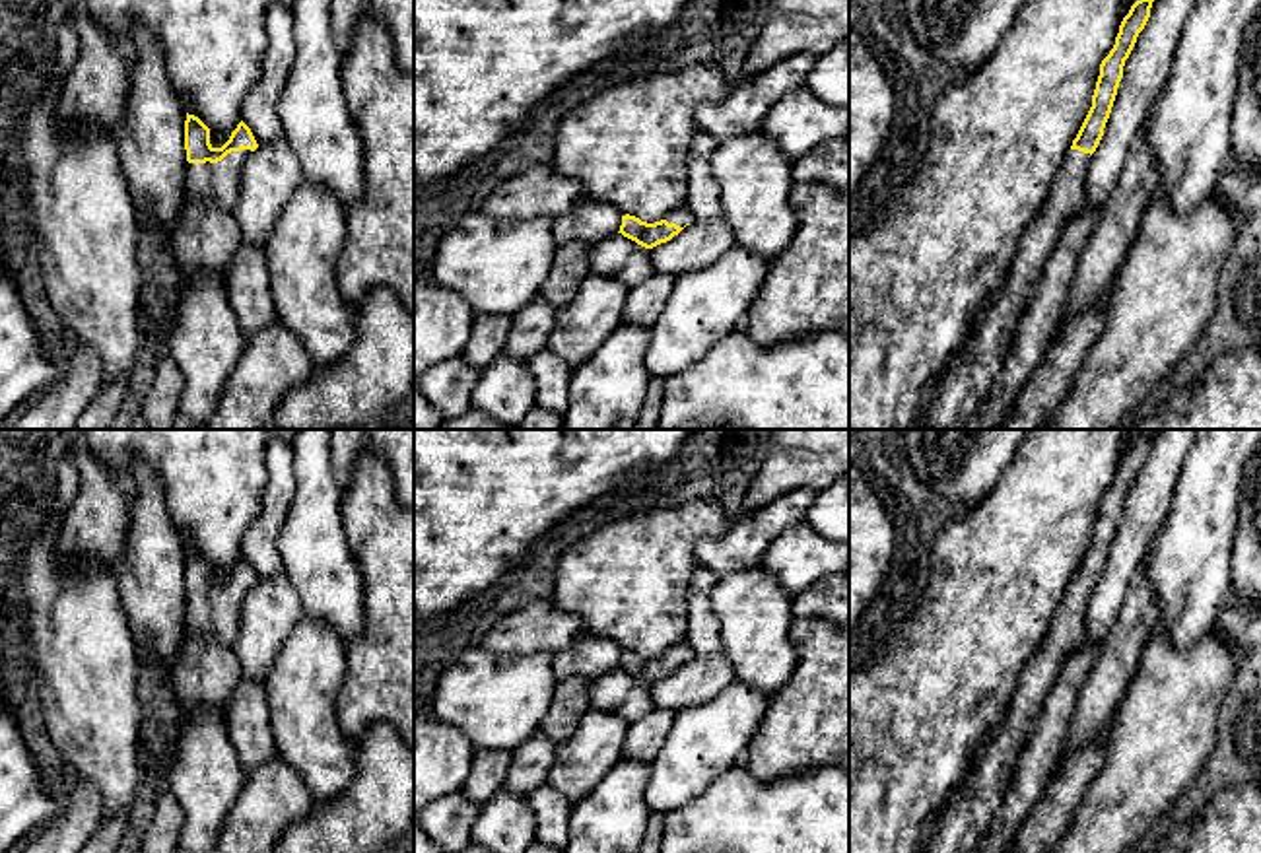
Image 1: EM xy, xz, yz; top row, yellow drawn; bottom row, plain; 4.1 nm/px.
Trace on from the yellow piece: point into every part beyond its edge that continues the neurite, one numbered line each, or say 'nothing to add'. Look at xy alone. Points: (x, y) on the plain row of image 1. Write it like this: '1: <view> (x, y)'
1: xy (220, 616)

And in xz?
1: xz (681, 651)

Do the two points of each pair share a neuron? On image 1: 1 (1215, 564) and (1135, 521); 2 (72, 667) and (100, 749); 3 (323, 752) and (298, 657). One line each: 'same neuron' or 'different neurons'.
1: different neurons
2: same neuron
3: same neuron

